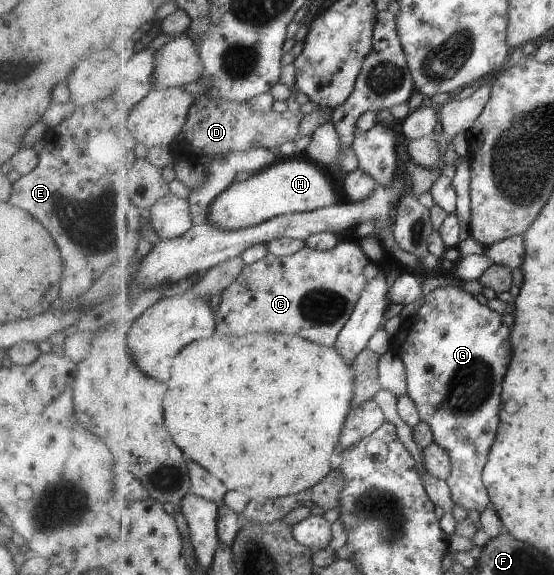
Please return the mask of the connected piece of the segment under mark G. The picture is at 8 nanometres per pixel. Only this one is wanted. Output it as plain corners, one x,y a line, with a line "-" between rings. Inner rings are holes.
458,285
436,288
425,297
411,327
405,333
401,331
399,340
395,340
395,350
406,366
408,395
417,404
422,420
431,424
435,442
451,454
453,470
446,480
451,501
466,511
483,514
493,504
483,473
499,428
501,390
511,354
511,328
503,322
502,314
481,304

